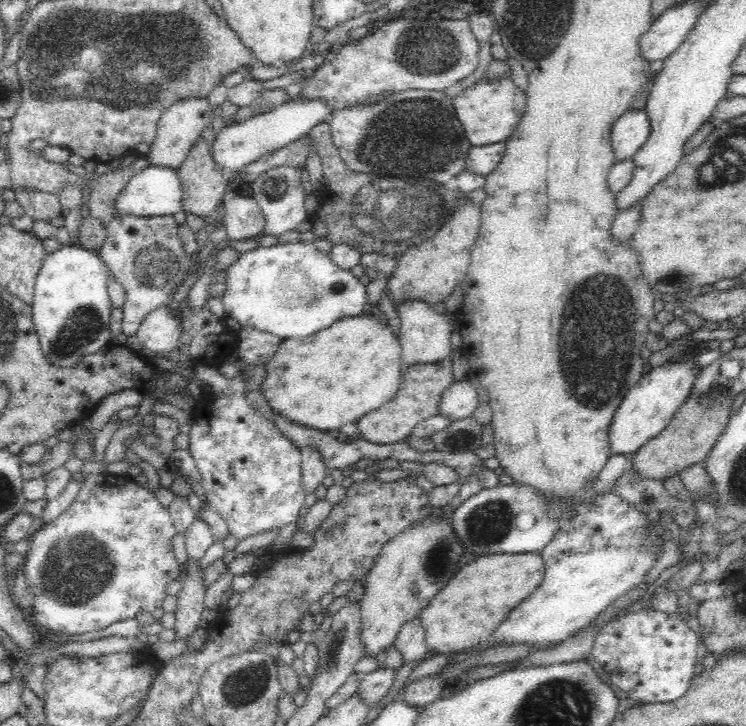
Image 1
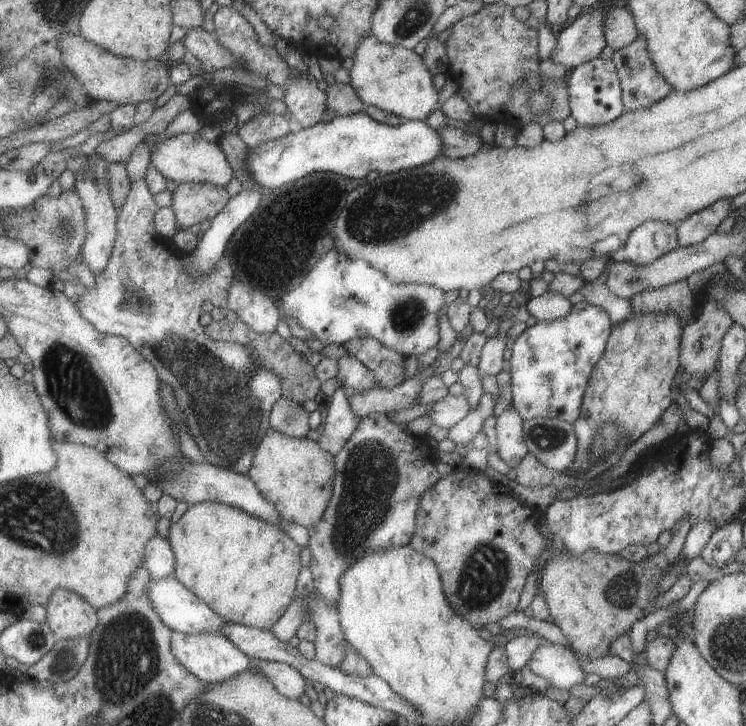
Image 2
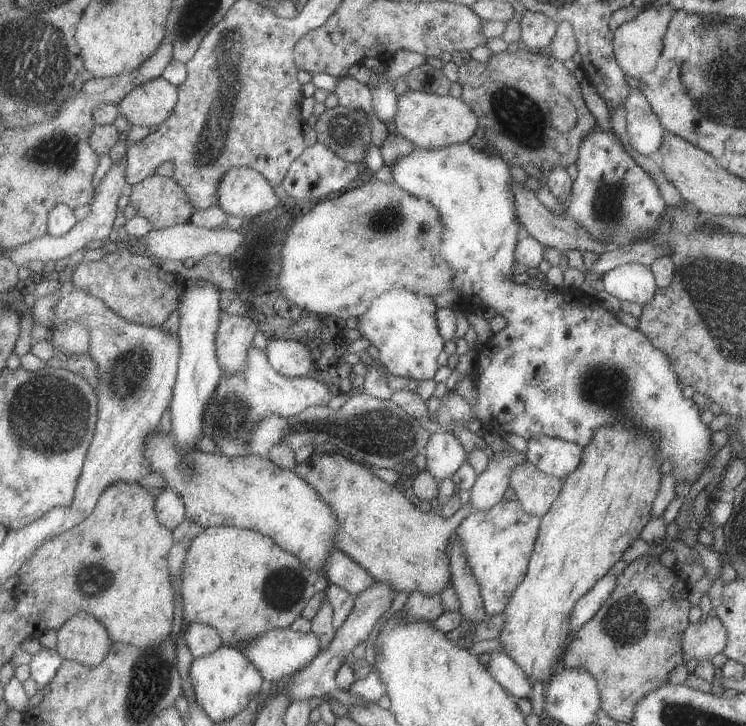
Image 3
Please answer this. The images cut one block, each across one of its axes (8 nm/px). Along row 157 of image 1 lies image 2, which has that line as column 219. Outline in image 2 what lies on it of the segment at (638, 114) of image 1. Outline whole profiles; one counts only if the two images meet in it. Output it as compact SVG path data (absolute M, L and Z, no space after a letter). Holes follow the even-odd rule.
M175 574L166 578L151 578L148 582L148 598L152 602L152 608L160 615L162 622L172 630L184 632L184 634L202 634L202 632L220 632L226 624L225 618L214 612L212 608L202 602L194 593L190 592Z

